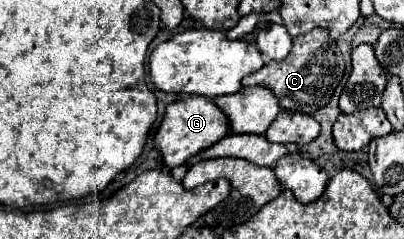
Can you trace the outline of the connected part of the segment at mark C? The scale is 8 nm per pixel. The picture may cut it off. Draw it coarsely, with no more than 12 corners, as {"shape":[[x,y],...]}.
{"shape":[[321,29],[293,39],[243,85],[271,87],[279,105],[313,115],[345,75]]}

